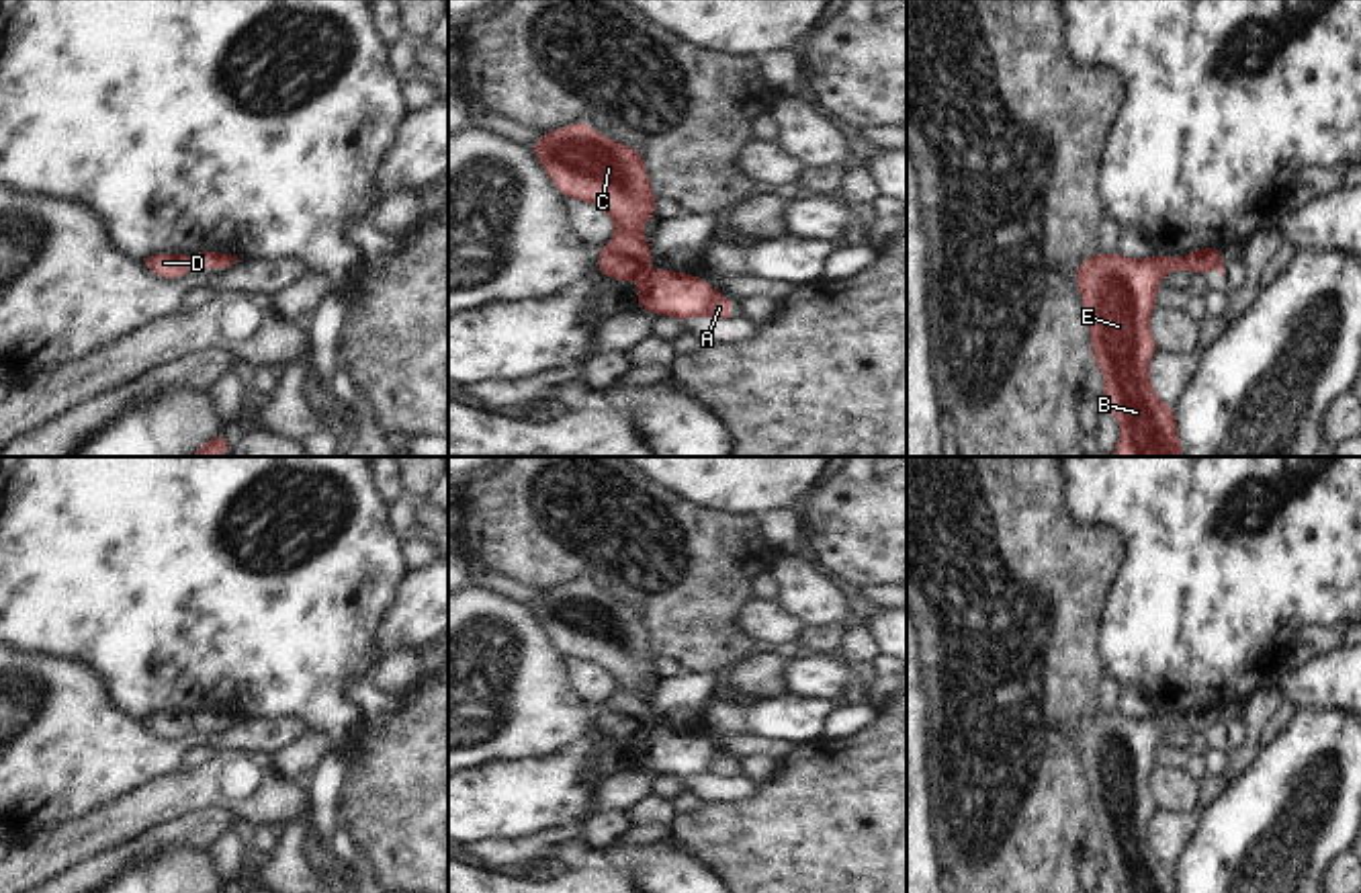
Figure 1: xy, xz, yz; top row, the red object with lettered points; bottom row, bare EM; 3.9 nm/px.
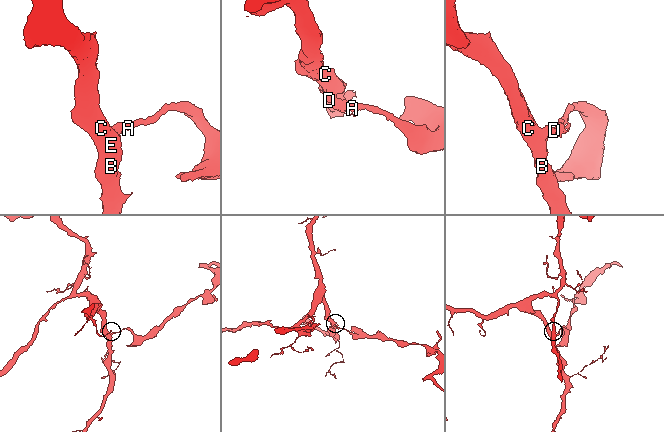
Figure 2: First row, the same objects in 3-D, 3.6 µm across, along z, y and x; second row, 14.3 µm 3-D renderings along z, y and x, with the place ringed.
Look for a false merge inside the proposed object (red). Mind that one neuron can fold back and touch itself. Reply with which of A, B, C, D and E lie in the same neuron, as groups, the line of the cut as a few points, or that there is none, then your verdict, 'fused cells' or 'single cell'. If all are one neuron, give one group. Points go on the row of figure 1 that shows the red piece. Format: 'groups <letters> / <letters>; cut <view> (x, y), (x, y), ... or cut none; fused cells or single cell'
groups A / B C D E; cut yz (1181, 257), (1186, 269); fused cells

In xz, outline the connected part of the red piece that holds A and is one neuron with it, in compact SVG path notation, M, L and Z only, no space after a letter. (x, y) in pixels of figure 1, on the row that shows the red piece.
M669 268L653 270L639 283L636 307L651 315L667 315L677 322L712 317L733 322L735 299L720 295L708 281Z

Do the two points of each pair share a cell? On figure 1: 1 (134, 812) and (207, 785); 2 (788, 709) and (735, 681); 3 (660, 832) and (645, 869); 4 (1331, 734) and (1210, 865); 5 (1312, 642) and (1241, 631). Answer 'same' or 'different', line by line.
1: same
2: different
3: different
4: same
5: different

